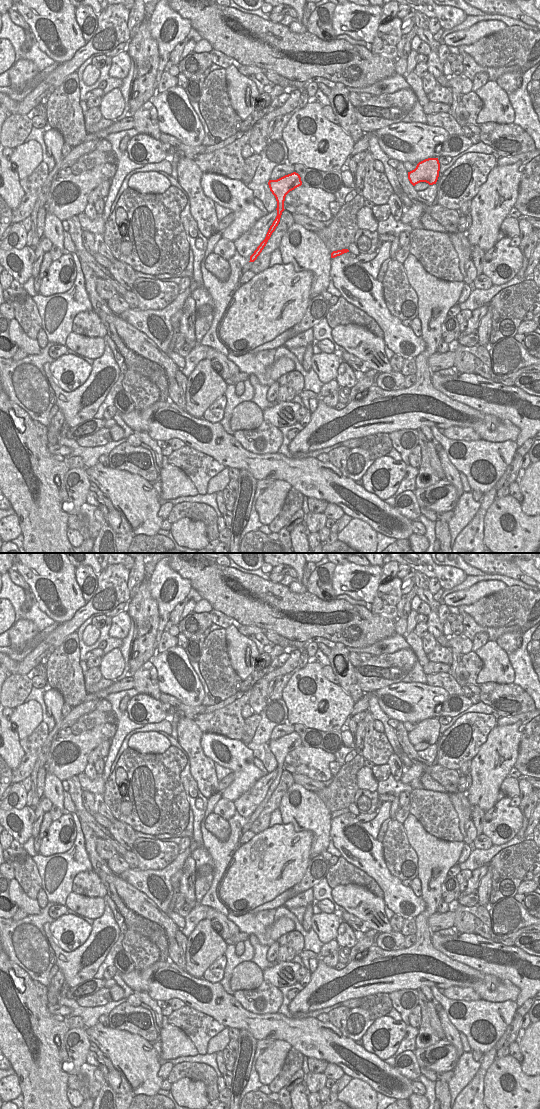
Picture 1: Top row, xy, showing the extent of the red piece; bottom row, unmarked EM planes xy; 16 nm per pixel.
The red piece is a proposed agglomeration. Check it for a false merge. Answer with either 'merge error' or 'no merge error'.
no merge error

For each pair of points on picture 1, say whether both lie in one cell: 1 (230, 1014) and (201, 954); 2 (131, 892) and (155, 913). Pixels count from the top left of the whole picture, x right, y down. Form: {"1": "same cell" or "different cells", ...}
{"1": "different cells", "2": "same cell"}

